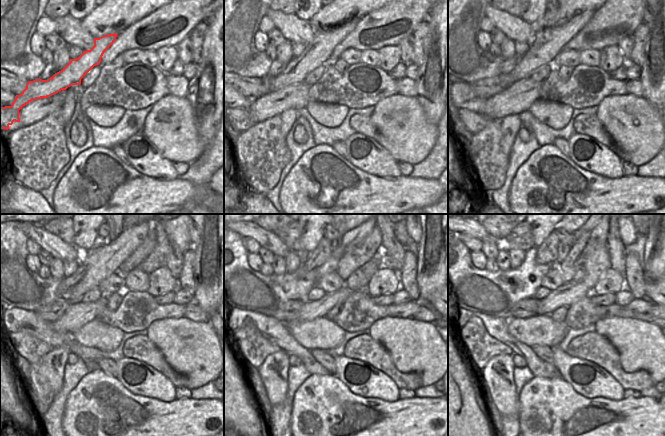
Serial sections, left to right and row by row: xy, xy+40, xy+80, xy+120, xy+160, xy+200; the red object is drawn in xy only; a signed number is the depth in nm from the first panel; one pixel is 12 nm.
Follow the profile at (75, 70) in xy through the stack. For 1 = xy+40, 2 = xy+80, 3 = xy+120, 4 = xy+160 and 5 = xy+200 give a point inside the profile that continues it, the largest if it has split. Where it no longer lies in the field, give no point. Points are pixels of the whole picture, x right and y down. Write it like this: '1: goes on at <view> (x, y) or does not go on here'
1: goes on at xy+40 (318, 53)
2: goes on at xy+80 (549, 41)
3: goes on at xy+120 (113, 253)
4: goes on at xy+160 (351, 239)
5: goes on at xy+200 (578, 234)

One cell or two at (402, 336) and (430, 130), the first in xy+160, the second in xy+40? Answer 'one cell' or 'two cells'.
one cell

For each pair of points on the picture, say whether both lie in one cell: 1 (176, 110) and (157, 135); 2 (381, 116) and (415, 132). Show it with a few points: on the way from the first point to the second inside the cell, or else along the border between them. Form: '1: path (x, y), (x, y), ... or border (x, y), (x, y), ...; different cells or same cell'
1: path (173, 116), (163, 129); same cell
2: path (389, 119), (398, 119), (407, 127); same cell

